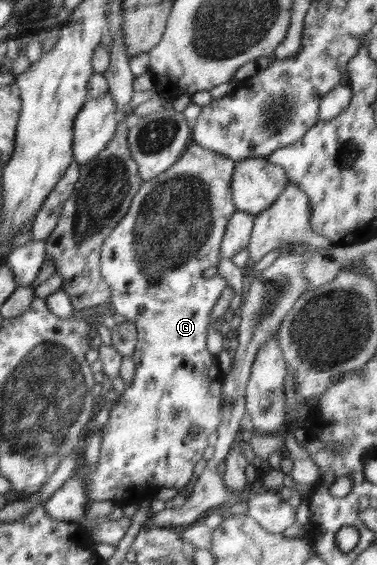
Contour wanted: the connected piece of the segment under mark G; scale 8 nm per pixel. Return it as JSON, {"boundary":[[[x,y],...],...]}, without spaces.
{"boundary":[[[190,143],[188,149],[182,154],[173,167],[167,169],[153,177],[149,181],[143,182],[139,191],[134,195],[127,214],[121,219],[121,222],[115,226],[111,234],[103,240],[101,244],[100,257],[100,274],[107,282],[110,289],[109,309],[111,312],[124,315],[127,321],[135,324],[137,330],[137,341],[132,354],[131,361],[134,363],[135,374],[133,380],[125,384],[125,390],[121,394],[121,398],[117,400],[115,406],[110,408],[109,418],[102,424],[102,442],[100,445],[99,458],[94,469],[85,465],[85,483],[87,483],[87,497],[89,502],[94,501],[113,501],[117,506],[135,505],[141,501],[145,501],[149,496],[161,487],[173,487],[183,489],[193,479],[193,469],[195,465],[202,459],[205,449],[209,446],[210,433],[217,431],[217,427],[221,425],[221,387],[222,380],[225,374],[219,368],[217,355],[211,355],[207,350],[207,331],[209,328],[209,317],[211,316],[213,306],[219,299],[221,292],[227,287],[227,281],[218,274],[211,277],[203,277],[203,271],[208,267],[215,267],[220,259],[220,245],[224,236],[226,227],[229,225],[230,218],[236,213],[237,209],[233,204],[231,197],[231,177],[235,171],[235,160],[229,157],[210,152],[209,149],[203,149],[199,145]]]}

